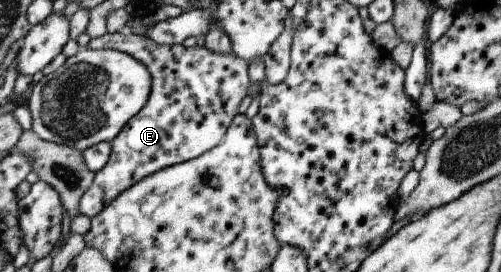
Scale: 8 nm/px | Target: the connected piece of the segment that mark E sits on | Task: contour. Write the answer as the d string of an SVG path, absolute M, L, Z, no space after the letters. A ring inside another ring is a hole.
M126 31L92 39L89 48L115 49L133 55L152 72L153 91L144 109L112 141L112 158L96 173L91 189L83 195L79 213L90 218L133 185L163 168L203 155L224 141L225 134L239 115L239 107L255 86L249 79L249 65L235 53L219 53L203 46L161 45L148 37Z

